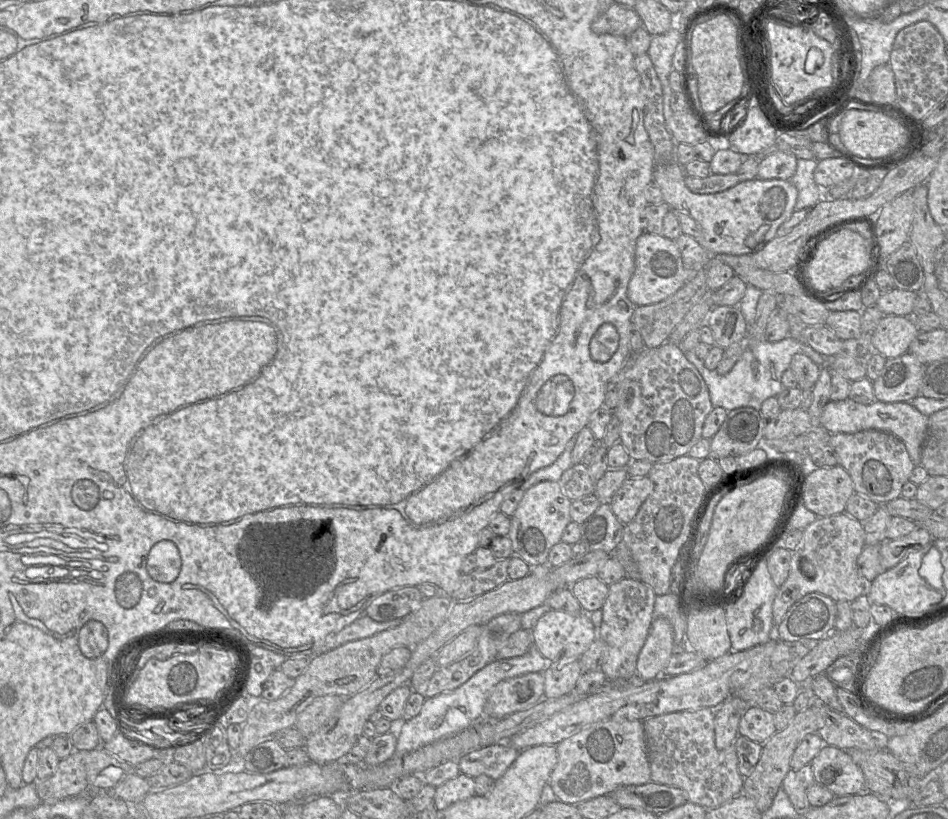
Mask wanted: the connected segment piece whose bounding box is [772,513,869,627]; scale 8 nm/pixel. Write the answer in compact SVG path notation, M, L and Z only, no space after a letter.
M846 513L821 517L806 527L800 544L792 552L788 577L778 588L773 603L775 627L780 625L789 608L809 593L823 594L835 602L852 602L863 594L867 595L869 583L857 568L857 559L864 547L863 524Z

